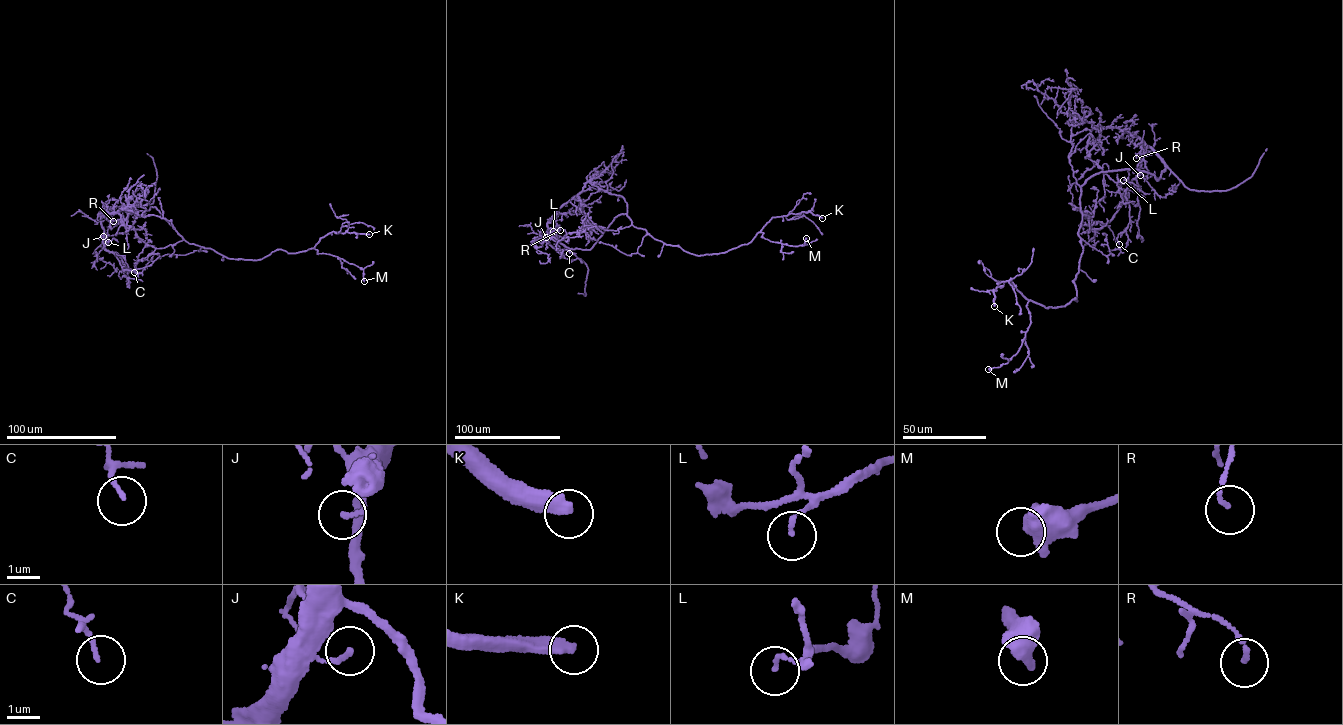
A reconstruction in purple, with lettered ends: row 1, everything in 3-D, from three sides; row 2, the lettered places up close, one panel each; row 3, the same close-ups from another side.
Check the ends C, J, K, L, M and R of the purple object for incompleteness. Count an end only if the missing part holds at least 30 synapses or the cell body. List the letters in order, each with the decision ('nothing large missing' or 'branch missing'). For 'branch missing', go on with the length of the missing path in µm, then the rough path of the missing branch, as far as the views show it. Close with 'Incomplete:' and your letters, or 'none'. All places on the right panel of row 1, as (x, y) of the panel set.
C: nothing large missing
J: nothing large missing
K: branch missing; about 100 µm are missing; missing branch runs (994, 306), (989, 319), (987, 338), (1000, 404), (1000, 420), (995, 432)
L: nothing large missing
M: nothing large missing
R: nothing large missing
Incomplete: K

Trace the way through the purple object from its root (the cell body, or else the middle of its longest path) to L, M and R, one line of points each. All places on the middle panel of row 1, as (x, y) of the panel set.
L: (633, 225), (626, 214), (620, 214), (592, 247), (585, 250), (565, 247), (548, 230), (545, 236), (553, 231)
M: (633, 225), (700, 255), (747, 244), (759, 232), (794, 246), (804, 245), (806, 238)
R: (633, 225), (626, 214), (620, 214), (592, 247), (585, 250), (565, 247), (549, 228), (560, 230)

